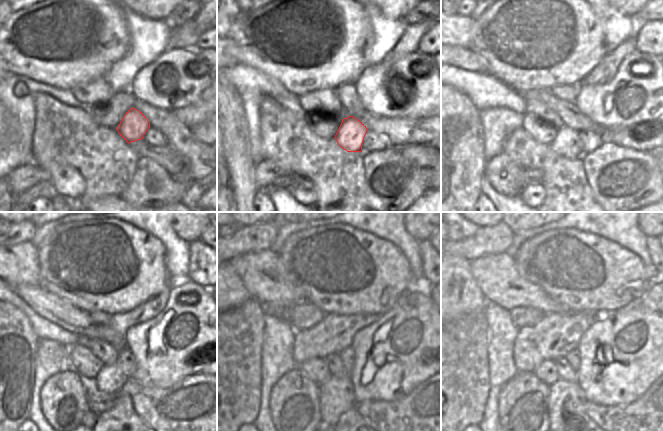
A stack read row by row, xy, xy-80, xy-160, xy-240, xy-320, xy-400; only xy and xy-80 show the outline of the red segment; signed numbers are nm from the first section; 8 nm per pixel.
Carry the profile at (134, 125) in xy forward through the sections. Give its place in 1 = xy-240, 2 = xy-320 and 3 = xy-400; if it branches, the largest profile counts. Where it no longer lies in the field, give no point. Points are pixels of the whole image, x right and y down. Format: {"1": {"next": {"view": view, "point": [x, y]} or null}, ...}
{"1": {"next": {"view": "xy-240", "point": [110, 380]}}, "2": {"next": {"view": "xy-320", "point": [337, 393]}}, "3": {"next": {"view": "xy-400", "point": [566, 398]}}}

